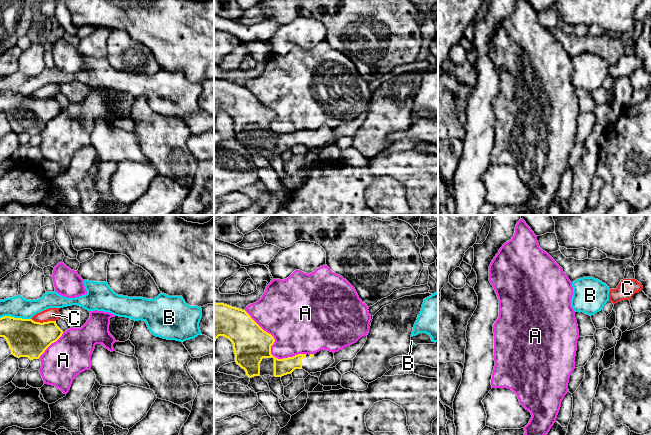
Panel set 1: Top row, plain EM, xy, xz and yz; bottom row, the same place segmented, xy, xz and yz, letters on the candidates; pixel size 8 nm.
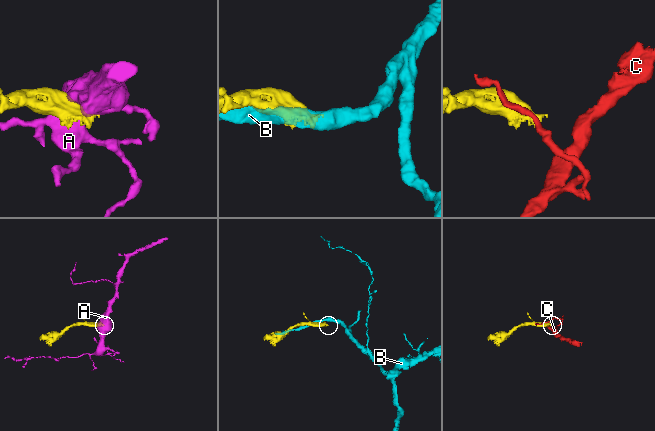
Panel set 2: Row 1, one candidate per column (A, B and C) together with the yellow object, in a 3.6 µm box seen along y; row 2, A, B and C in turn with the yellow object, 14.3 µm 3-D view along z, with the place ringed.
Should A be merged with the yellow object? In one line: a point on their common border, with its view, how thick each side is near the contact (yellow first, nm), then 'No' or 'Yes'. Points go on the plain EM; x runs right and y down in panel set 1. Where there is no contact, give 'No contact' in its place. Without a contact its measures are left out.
Touches yellow at xz (270, 124). Thickness 300 nm (yellow) against 360 nm. No

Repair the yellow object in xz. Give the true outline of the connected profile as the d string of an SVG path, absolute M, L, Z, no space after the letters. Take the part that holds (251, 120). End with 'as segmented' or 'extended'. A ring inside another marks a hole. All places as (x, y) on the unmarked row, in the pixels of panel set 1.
M214 78L214 119L219 112L232 118L235 138L249 154L260 152L263 134L274 135L275 153L291 150L295 145L303 145L309 150L321 148L335 138L334 129L324 125L316 130L278 135L271 130L274 113L264 107L245 86Z | extended

